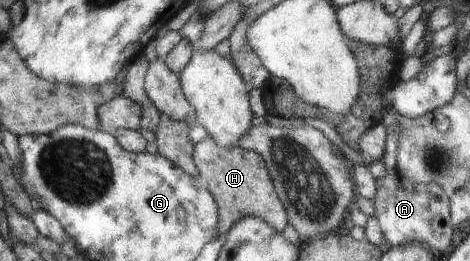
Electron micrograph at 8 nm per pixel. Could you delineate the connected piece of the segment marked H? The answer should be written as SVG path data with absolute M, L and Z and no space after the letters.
M207 134L194 147L194 161L201 178L205 180L204 184L216 198L220 234L227 234L232 224L246 216L264 218L264 222L270 223L277 231L284 230L289 218L260 154L242 148L240 144L221 147Z

